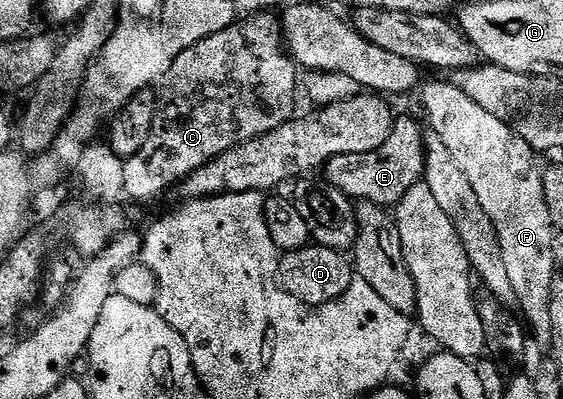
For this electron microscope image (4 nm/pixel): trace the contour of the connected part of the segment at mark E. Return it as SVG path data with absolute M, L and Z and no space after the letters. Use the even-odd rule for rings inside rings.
M402 116L396 117L389 140L385 140L385 144L381 144L381 148L364 154L333 156L329 159L325 167L325 173L327 173L325 174L325 181L352 200L372 202L384 208L394 208L399 205L399 202L405 196L405 192L409 192L409 188L415 186L422 179L424 137L425 130L422 130L413 119L402 118Z

